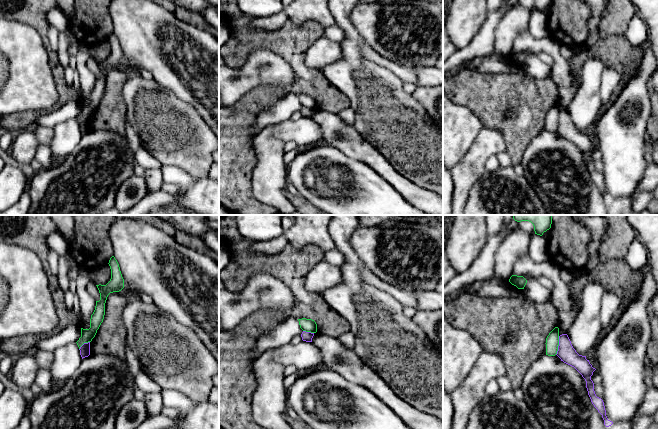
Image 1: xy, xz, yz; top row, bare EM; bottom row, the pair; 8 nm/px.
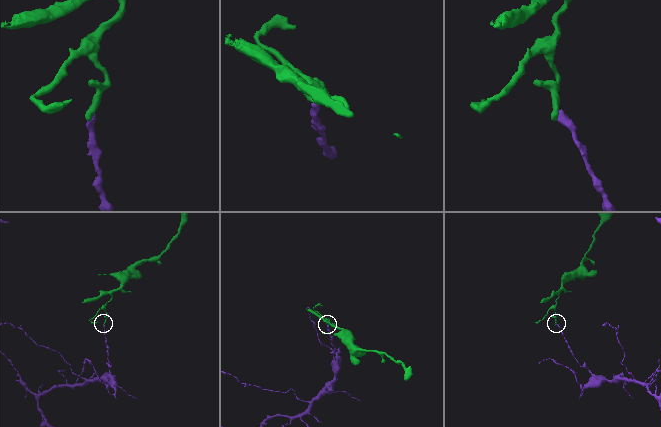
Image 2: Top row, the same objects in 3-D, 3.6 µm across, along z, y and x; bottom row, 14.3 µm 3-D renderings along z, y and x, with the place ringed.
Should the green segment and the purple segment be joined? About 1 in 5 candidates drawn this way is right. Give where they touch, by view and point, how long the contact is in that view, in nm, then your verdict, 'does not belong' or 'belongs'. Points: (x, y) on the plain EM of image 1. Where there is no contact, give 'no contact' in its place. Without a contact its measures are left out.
meets green in yz at (558, 121); contact 160 nm long; does not belong

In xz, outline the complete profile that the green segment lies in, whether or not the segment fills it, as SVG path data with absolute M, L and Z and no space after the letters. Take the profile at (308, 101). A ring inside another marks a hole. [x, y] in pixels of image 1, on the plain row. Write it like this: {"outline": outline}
{"outline": "M302 94L302 95L298 95L298 97L299 97L300 104L303 107L311 108L311 109L317 108L317 100L314 96Z"}

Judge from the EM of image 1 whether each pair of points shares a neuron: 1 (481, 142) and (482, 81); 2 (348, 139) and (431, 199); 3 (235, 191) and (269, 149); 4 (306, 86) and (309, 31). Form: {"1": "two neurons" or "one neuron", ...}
{"1": "two neurons", "2": "one neuron", "3": "two neurons", "4": "one neuron"}

